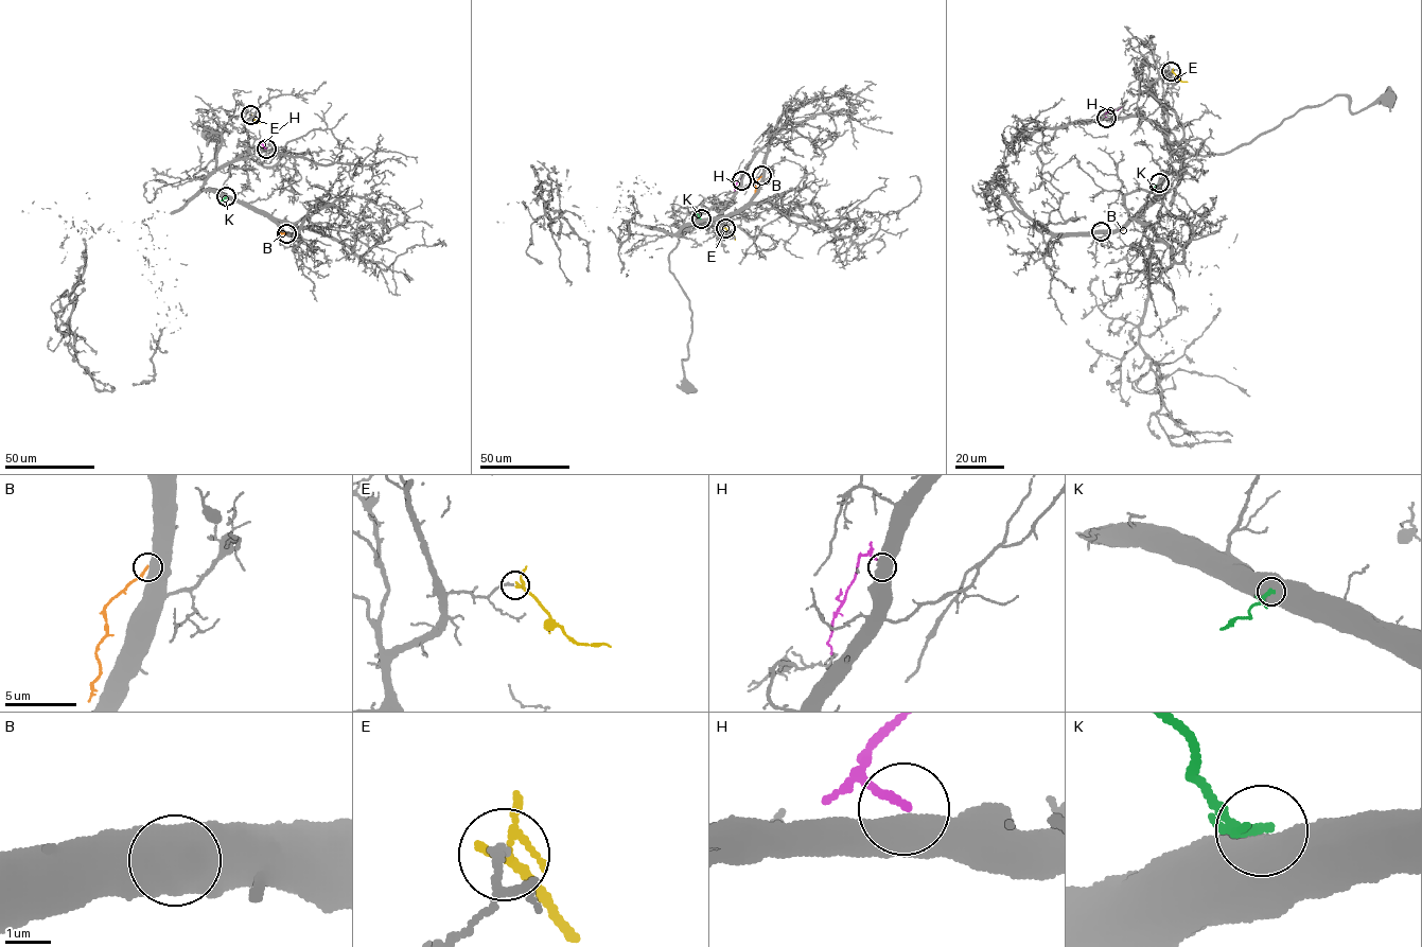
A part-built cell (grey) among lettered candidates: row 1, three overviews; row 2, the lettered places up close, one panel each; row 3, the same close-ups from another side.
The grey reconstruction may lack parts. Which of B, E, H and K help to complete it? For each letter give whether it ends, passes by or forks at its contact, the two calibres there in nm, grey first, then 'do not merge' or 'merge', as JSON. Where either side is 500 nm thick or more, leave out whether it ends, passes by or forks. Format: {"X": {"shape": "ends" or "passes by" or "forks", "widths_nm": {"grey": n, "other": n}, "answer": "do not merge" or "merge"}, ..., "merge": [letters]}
{"B": {"widths_nm": {"grey": 750, "other": 190}, "answer": "do not merge"}, "E": {"shape": "forks", "widths_nm": {"grey": 190, "other": 130}, "answer": "merge"}, "H": {"widths_nm": {"grey": 550, "other": 170}, "answer": "merge"}, "K": {"widths_nm": {"grey": 750, "other": 150}, "answer": "do not merge"}, "merge": ["E", "H"]}

